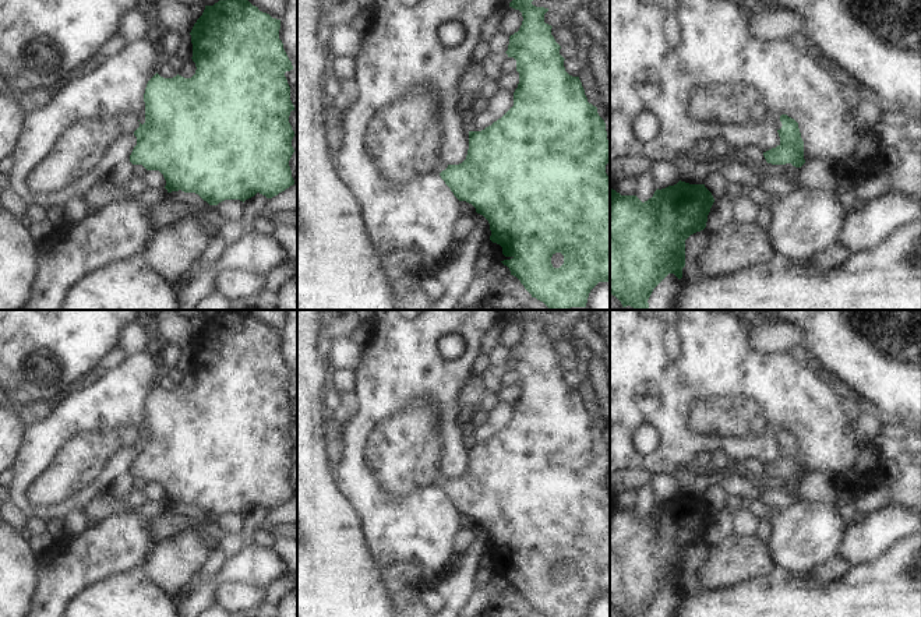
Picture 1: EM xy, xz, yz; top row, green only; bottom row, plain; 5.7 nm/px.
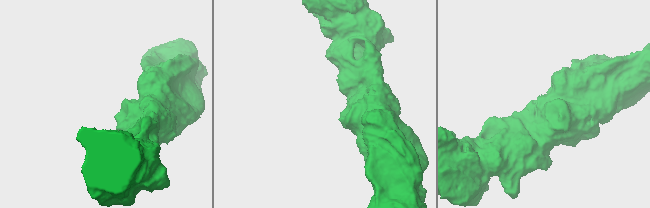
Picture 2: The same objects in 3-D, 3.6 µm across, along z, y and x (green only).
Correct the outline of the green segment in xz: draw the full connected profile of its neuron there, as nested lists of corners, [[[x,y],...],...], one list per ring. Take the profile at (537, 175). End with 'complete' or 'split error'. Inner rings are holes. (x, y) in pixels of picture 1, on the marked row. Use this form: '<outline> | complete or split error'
[[[512,0],[509,3],[509,7],[519,10],[523,17],[519,31],[509,36],[508,50],[505,52],[508,57],[516,60],[516,71],[519,73],[519,84],[514,92],[514,106],[501,119],[484,130],[469,131],[469,149],[466,159],[462,163],[445,165],[440,158],[442,133],[441,121],[438,119],[438,99],[435,92],[430,88],[407,91],[403,96],[381,107],[368,124],[366,151],[374,166],[391,184],[402,186],[417,176],[438,173],[459,201],[472,204],[476,208],[476,212],[488,221],[491,230],[490,240],[500,244],[502,247],[502,254],[507,257],[501,262],[509,268],[511,275],[521,281],[532,297],[543,302],[550,310],[569,310],[571,307],[586,307],[590,290],[599,282],[610,282],[610,177],[606,173],[606,165],[610,159],[610,141],[607,140],[606,123],[599,116],[597,107],[587,102],[579,77],[572,77],[565,71],[565,59],[560,54],[561,46],[551,35],[553,27],[544,22],[544,14],[548,8],[536,7],[532,1],[533,0]],[[555,253],[564,255],[564,264],[560,268],[554,268],[551,264],[551,257]]] | split error

